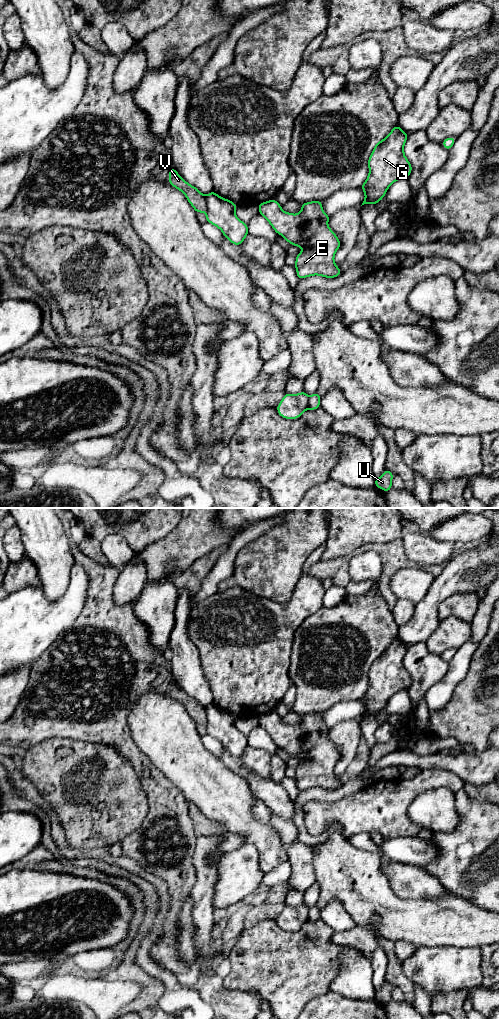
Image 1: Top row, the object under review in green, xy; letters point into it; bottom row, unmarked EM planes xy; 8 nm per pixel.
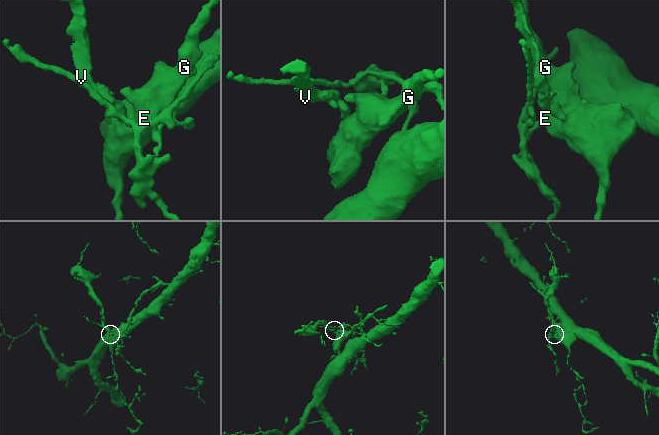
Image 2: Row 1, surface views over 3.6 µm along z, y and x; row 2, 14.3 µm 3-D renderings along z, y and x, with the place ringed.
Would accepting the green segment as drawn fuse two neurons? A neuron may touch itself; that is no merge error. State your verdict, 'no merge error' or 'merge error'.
merge error

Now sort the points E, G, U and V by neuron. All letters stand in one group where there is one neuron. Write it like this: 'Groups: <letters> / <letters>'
Groups: E G U / V

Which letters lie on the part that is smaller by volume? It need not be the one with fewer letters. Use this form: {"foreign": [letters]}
{"foreign": ["V"]}

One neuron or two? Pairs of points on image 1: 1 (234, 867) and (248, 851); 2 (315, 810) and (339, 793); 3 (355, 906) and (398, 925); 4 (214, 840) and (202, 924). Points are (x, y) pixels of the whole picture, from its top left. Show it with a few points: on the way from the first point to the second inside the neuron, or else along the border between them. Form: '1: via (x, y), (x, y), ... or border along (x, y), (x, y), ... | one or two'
1: via (238, 863), (245, 855) | one
2: border along (350, 793), (336, 801), (308, 800), (305, 803) | two
3: via (366, 906), (379, 906), (387, 914) | one
4: via (206, 861), (206, 880), (202, 892), (202, 903) | one

